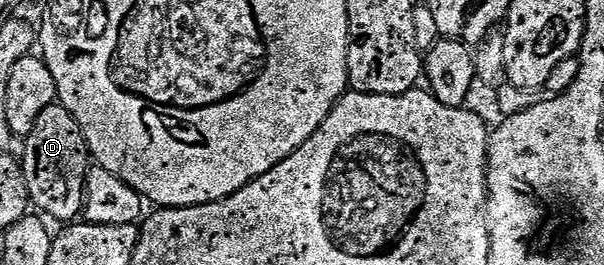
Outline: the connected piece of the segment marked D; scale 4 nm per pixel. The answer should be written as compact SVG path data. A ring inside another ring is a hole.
M61 103L48 105L36 118L36 126L24 138L20 163L31 205L51 221L74 222L83 215L86 199L86 174L92 167L92 157L82 137L82 127Z

